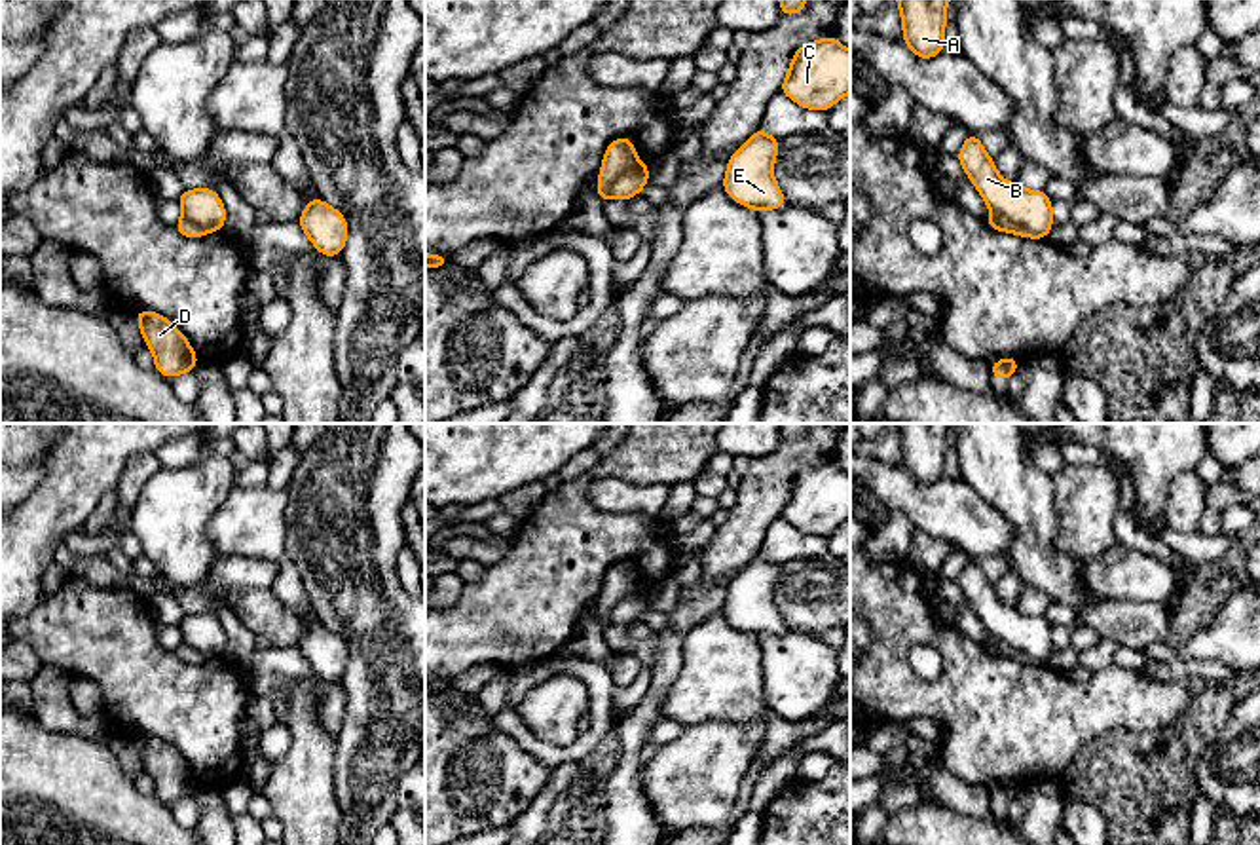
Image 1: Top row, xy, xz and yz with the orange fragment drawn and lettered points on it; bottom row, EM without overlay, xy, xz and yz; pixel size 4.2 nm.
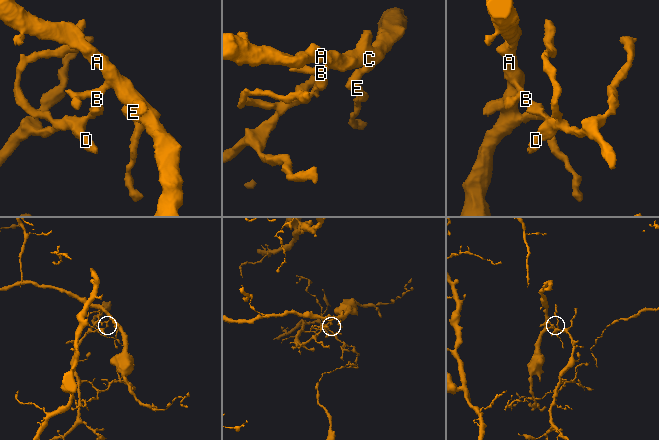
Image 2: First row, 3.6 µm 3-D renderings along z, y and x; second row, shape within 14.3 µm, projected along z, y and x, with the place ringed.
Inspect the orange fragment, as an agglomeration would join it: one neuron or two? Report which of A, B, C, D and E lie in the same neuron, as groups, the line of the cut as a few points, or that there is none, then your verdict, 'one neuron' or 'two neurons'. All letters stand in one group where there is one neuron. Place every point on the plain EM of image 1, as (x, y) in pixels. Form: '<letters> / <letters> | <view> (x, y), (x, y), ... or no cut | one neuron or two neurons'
A B C E / D | yz (993, 637), (1042, 663) | two neurons

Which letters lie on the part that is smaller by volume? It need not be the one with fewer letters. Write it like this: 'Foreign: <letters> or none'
Foreign: D

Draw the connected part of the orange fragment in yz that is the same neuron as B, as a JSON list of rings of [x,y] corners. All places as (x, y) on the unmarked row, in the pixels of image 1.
[[[970,558],[958,575],[958,587],[977,617],[994,640],[1030,655],[1046,665],[1053,651],[1051,625],[1044,615],[1025,615],[1017,608],[1004,606],[979,562]]]

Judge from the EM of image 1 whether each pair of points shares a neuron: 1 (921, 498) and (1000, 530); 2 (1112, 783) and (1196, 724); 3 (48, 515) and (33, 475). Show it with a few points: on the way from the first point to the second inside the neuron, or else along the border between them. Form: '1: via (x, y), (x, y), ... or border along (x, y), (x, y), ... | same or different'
1: via (940, 509), (951, 509), (982, 530) | same
2: via (1133, 779), (1141, 779), (1175, 745) | same
3: border along (37, 462), (42, 469), (42, 479), (19, 504) | different

